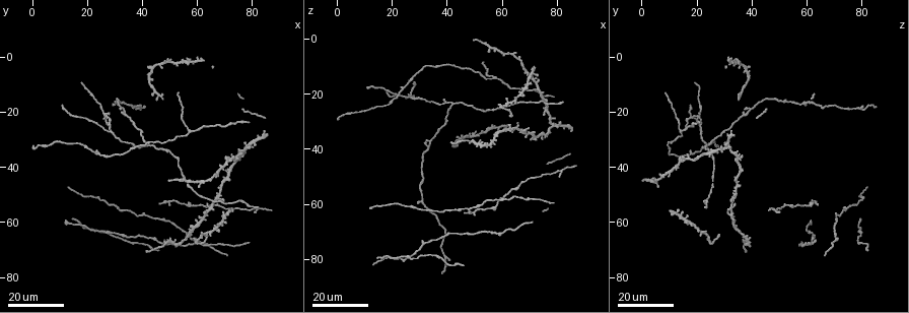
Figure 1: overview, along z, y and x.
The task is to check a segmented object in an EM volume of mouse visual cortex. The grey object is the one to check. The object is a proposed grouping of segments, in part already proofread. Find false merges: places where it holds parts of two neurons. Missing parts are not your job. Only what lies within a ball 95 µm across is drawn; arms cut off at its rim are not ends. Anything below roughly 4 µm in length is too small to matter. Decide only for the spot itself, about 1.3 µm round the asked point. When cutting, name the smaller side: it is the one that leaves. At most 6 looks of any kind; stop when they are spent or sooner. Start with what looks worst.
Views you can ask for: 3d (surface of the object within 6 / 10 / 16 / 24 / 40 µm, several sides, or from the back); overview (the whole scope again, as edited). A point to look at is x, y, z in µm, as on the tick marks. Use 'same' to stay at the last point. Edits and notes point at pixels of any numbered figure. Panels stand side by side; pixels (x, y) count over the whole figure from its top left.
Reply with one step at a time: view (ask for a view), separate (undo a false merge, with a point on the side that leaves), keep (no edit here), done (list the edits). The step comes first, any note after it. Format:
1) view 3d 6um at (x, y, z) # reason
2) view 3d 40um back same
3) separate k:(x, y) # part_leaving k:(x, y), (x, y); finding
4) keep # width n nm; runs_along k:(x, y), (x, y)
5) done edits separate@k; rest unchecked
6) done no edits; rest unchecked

view 3d 24um at (28, 27, 22)

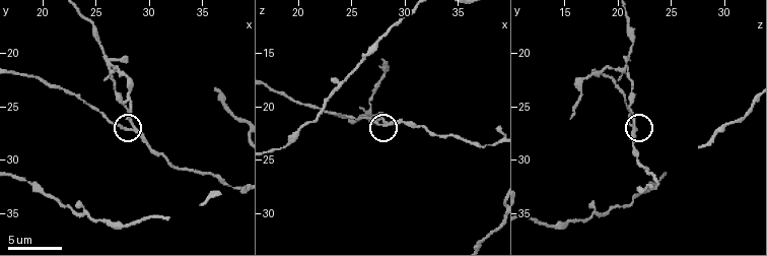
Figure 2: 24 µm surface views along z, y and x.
view 3d 6um at (28.6, 26.6, 21.4) # closer look

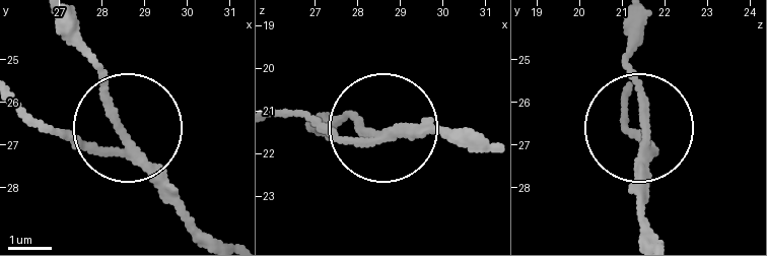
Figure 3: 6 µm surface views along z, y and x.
separate 3:(106, 115) # side_arm 24 um; arms 3; a second neuron is stuck on

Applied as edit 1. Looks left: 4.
view overview

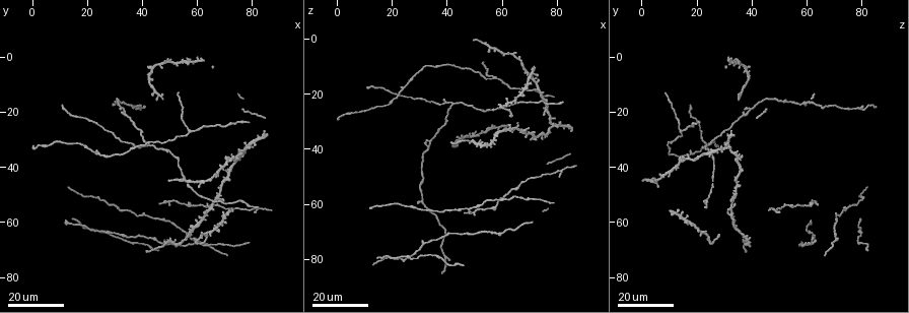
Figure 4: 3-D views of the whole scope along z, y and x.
view 3d 24um at (24, 34, 18) # thin arm on a thick one

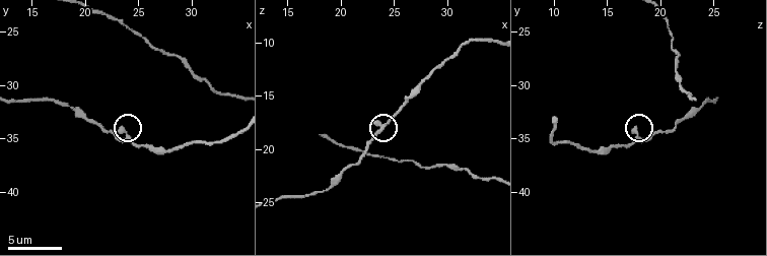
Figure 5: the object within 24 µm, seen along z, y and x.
view 3d 6um at (24.0, 34.8, 18.0) # closer look

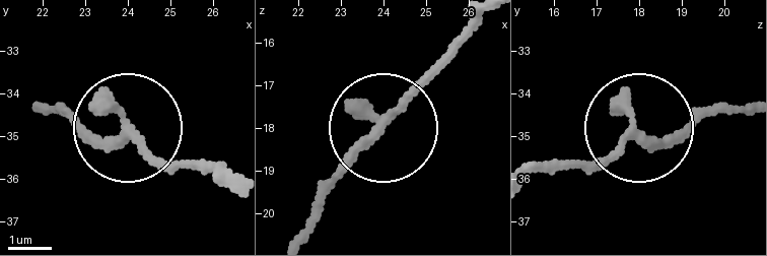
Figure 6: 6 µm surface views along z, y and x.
keep # arms 3; one neuron here

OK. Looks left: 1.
done edits separate@3; rest unchecked

